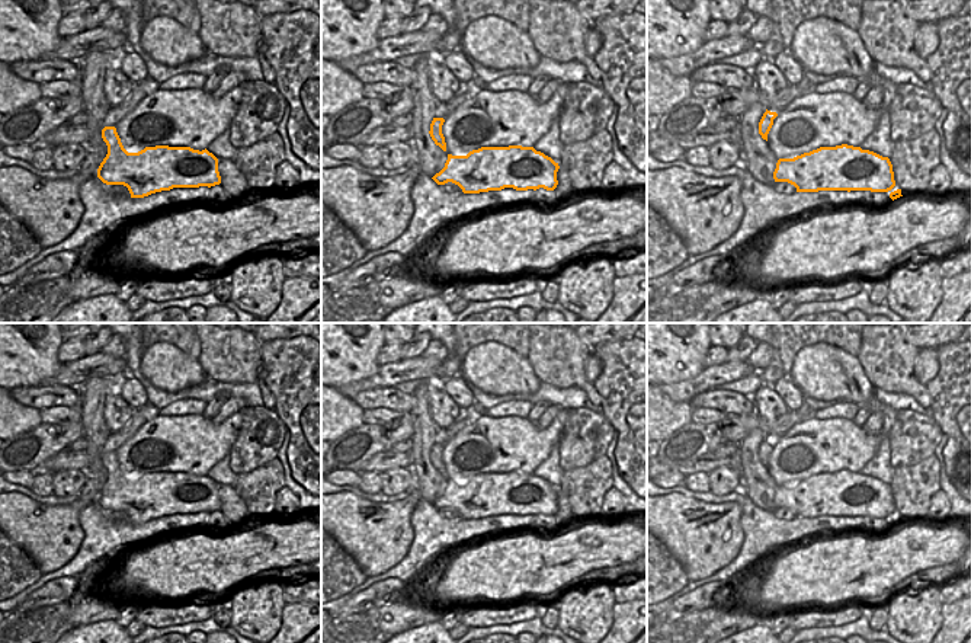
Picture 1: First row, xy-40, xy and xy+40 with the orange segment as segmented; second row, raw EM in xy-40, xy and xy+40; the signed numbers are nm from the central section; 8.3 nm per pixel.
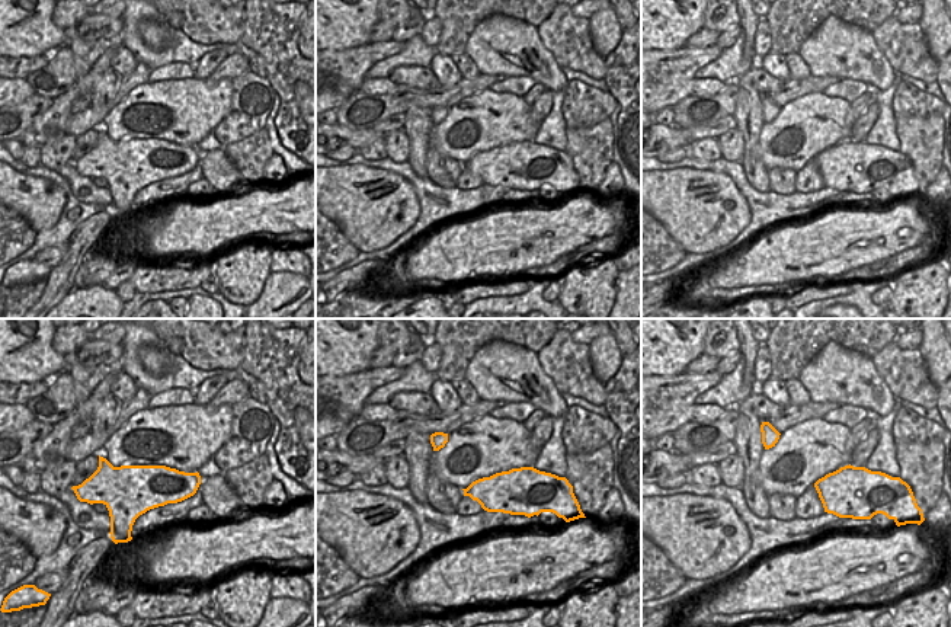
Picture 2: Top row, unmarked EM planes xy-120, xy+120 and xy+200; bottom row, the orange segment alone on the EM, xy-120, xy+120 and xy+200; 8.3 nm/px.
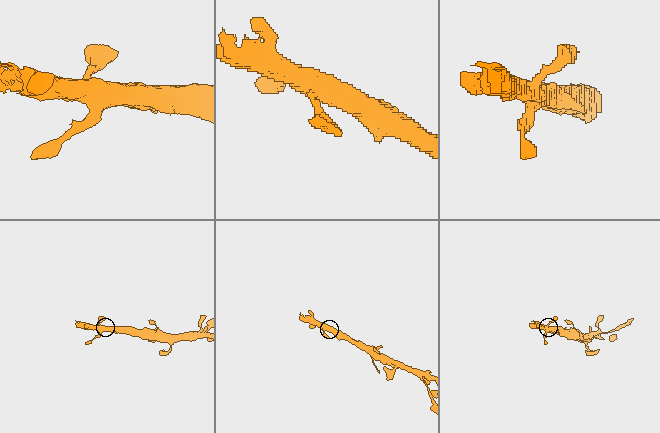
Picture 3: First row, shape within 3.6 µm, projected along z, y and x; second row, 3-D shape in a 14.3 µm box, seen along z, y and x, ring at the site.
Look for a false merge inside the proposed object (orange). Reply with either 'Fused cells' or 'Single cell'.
Single cell

